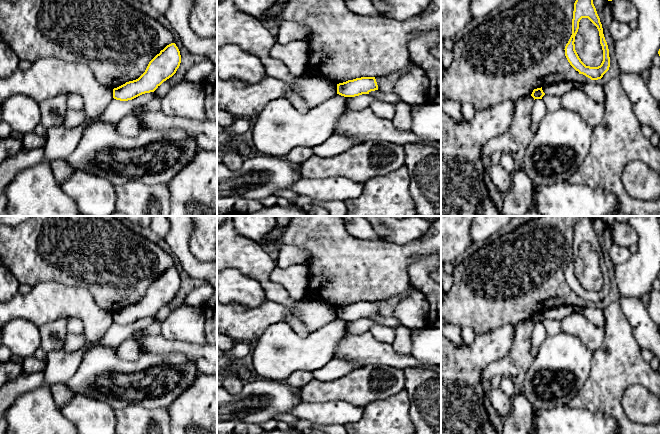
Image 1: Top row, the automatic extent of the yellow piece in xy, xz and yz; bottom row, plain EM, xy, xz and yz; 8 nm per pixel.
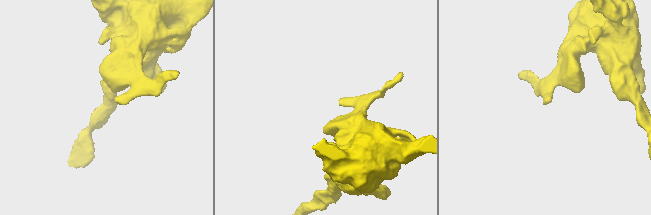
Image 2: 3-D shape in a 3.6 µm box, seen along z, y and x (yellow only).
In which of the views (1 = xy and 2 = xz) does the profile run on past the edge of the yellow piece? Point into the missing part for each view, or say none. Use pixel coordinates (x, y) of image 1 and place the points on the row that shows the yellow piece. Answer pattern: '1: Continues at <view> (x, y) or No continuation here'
1: No continuation here
2: No continuation here

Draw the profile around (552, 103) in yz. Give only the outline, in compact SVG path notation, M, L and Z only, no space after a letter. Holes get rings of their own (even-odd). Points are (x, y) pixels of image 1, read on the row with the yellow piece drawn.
M545 94L542 100L545 102L547 112L554 112L562 107L561 100L555 96Z

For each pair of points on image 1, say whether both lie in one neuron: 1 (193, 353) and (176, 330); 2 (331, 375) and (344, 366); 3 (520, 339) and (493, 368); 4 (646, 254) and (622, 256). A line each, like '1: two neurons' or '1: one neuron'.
1: two neurons
2: one neuron
3: one neuron
4: two neurons

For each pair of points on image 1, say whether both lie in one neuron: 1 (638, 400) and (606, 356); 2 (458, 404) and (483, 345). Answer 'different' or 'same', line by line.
1: different
2: same

